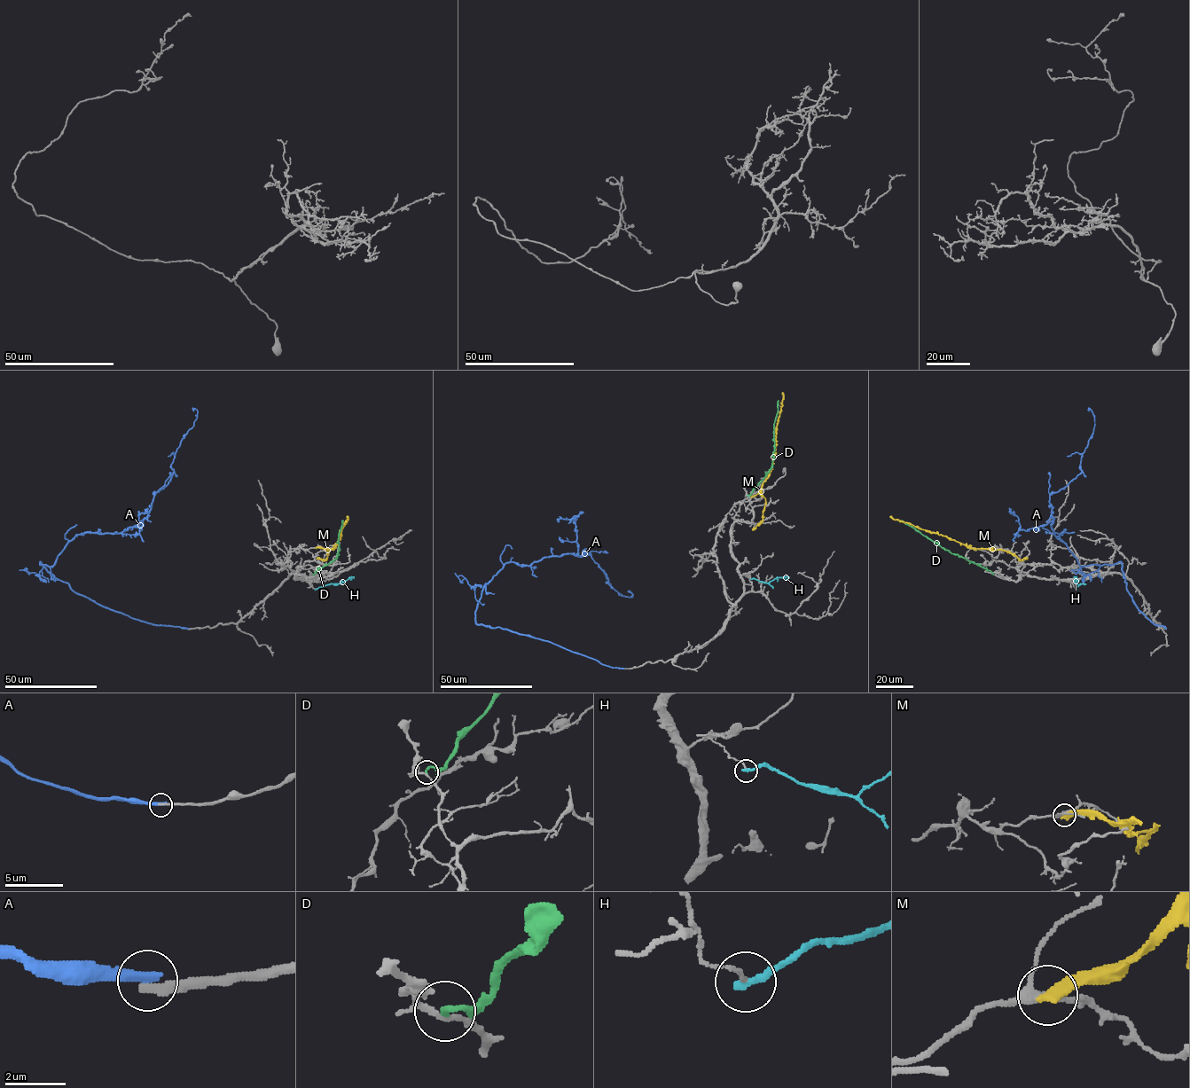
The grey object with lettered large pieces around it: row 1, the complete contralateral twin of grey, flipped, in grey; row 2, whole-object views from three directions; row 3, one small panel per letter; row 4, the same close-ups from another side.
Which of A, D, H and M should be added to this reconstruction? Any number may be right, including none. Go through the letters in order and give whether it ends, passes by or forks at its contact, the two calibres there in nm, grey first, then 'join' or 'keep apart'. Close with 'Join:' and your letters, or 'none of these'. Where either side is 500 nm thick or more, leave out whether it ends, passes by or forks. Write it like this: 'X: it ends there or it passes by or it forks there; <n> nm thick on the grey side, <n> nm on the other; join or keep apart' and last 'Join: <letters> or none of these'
A: it ends there; 280 nm thick on the grey side, 360 nm on the other; keep apart
D: it ends there; 130 nm thick on the grey side, 190 nm on the other; keep apart
H: it ends there; 120 nm thick on the grey side, 280 nm on the other; keep apart
M: it ends there; 200 nm thick on the grey side, 340 nm on the other; keep apart
Join: none of these

